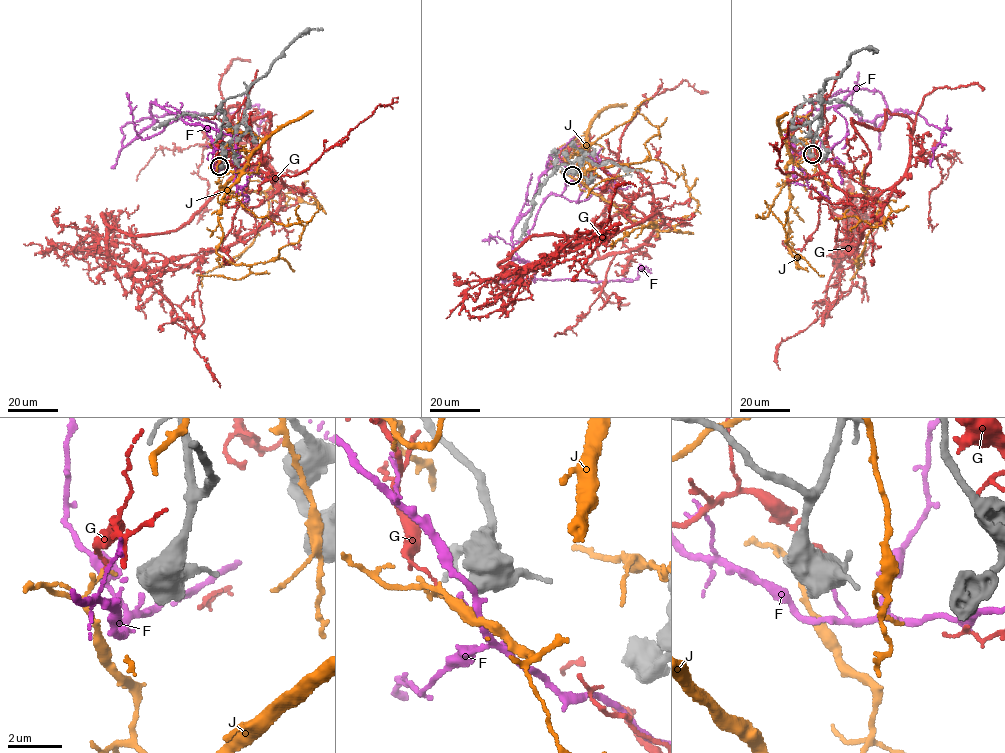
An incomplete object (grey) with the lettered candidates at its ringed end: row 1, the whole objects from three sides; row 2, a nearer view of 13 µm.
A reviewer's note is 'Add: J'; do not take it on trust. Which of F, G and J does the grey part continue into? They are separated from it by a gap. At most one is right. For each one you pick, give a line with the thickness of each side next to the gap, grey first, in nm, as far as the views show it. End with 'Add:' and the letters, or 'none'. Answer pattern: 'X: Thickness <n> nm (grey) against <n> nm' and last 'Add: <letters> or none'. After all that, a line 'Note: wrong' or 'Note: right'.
J: Thickness 440 nm (grey) against 100 nm
Add: J
Note: right

